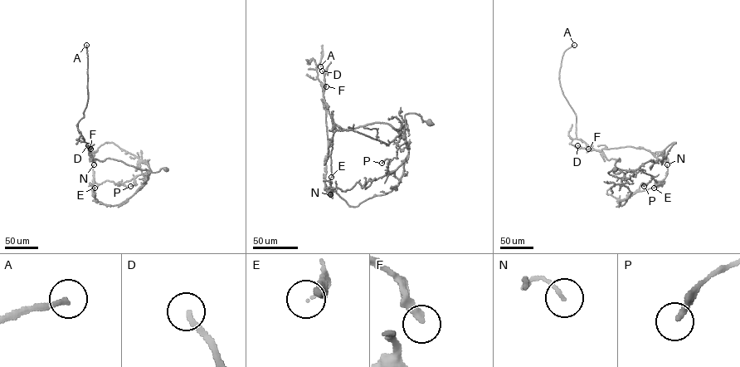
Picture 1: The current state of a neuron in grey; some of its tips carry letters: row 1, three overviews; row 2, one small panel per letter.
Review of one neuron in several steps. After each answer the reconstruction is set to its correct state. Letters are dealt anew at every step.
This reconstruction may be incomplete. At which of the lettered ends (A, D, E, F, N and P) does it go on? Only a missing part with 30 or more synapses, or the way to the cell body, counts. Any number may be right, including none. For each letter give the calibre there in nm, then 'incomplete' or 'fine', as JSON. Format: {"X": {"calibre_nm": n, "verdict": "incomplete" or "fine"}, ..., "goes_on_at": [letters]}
{"A": {"calibre_nm": 190, "verdict": "incomplete"}, "D": {"calibre_nm": 240, "verdict": "incomplete"}, "E": {"calibre_nm": 130, "verdict": "fine"}, "F": {"calibre_nm": 320, "verdict": "incomplete"}, "N": {"calibre_nm": 120, "verdict": "fine"}, "P": {"calibre_nm": 240, "verdict": "fine"}, "goes_on_at": ["A", "D", "F"]}

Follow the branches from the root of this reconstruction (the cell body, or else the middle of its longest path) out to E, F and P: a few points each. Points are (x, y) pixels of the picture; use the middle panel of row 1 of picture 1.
E: (429, 123), (416, 114), (406, 114), (404, 130), (387, 144), (352, 130), (337, 129), (330, 154), (331, 177)
F: (429, 123), (406, 114), (403, 139), (386, 123), (343, 129), (323, 106), (326, 86)
P: (429, 123), (416, 114), (406, 114), (403, 139), (408, 158), (390, 173), (387, 173), (389, 159), (382, 163)

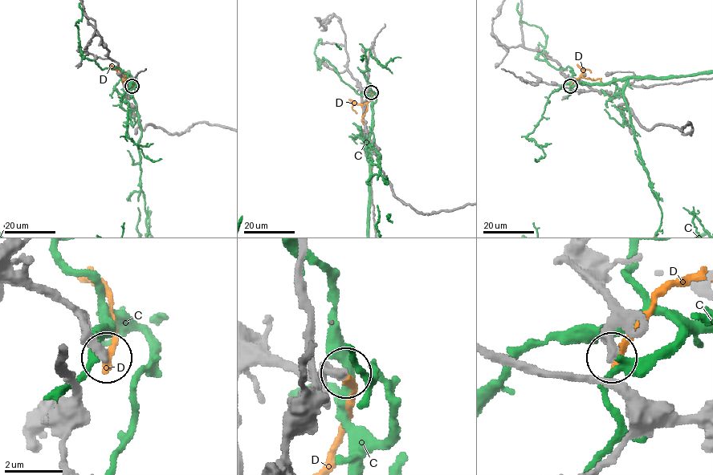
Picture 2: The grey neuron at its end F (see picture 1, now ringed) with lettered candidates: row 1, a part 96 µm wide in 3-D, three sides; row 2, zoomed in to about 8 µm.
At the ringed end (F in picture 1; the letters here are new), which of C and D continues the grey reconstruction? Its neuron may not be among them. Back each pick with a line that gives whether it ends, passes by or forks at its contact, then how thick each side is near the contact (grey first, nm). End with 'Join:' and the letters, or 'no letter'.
Join: no letter

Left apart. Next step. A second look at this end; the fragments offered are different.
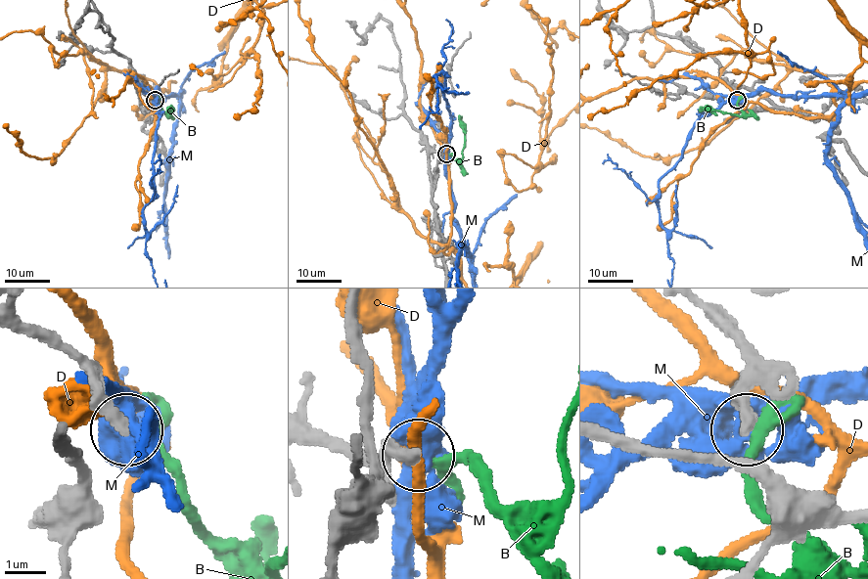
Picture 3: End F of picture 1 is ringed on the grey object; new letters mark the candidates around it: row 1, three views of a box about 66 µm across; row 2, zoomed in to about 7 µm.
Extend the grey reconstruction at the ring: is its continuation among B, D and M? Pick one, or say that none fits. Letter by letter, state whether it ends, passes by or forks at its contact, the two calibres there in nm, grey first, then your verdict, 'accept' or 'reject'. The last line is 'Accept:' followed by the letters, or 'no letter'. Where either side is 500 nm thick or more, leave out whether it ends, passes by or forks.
B: it passes by; calibres 260 and 280 nm; accept
D: it forks; calibres 280 and 280 nm; reject
M: calibres 280 and 500 nm; reject
Accept: B

